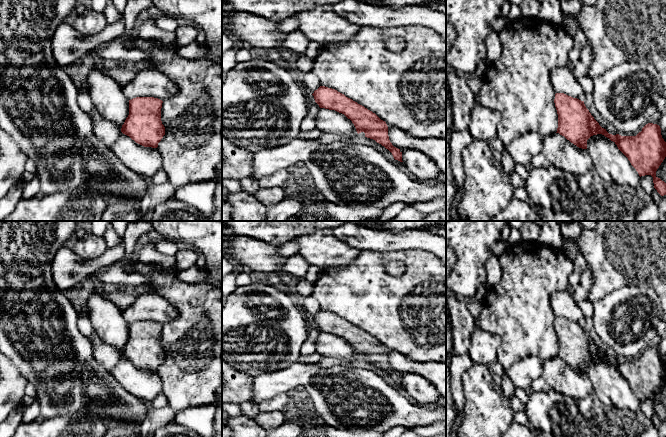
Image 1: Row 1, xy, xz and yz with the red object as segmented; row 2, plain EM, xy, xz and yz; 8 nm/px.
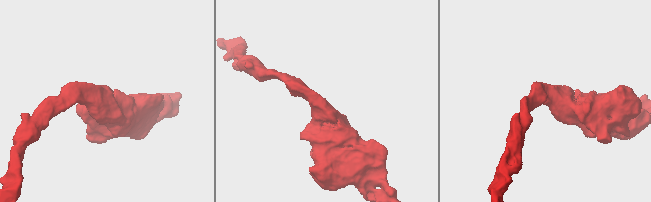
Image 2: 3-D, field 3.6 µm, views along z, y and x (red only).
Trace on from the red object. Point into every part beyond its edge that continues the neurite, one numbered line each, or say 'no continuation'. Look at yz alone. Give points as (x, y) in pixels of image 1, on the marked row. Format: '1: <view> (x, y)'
no continuation

